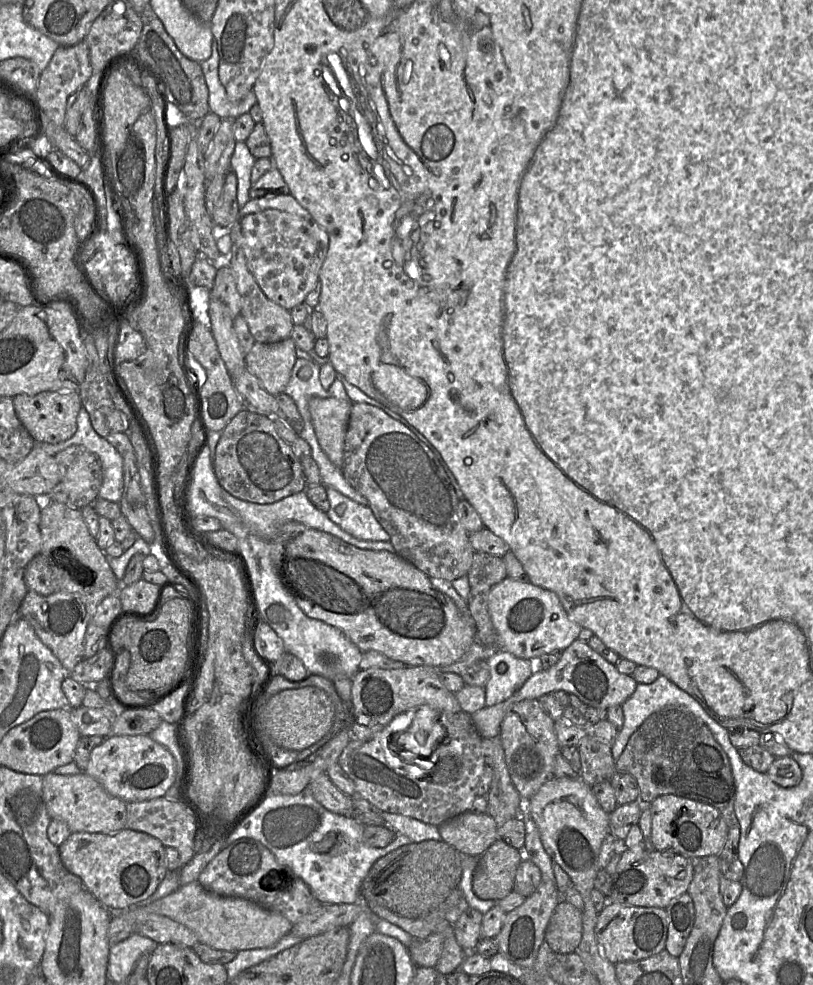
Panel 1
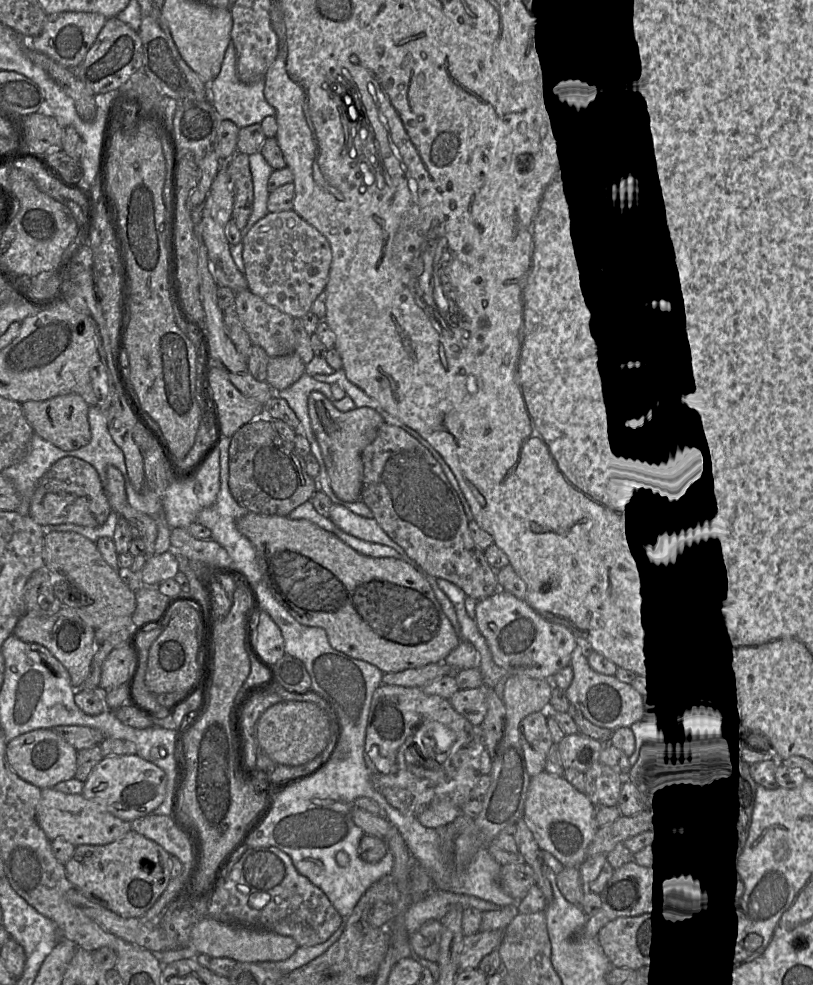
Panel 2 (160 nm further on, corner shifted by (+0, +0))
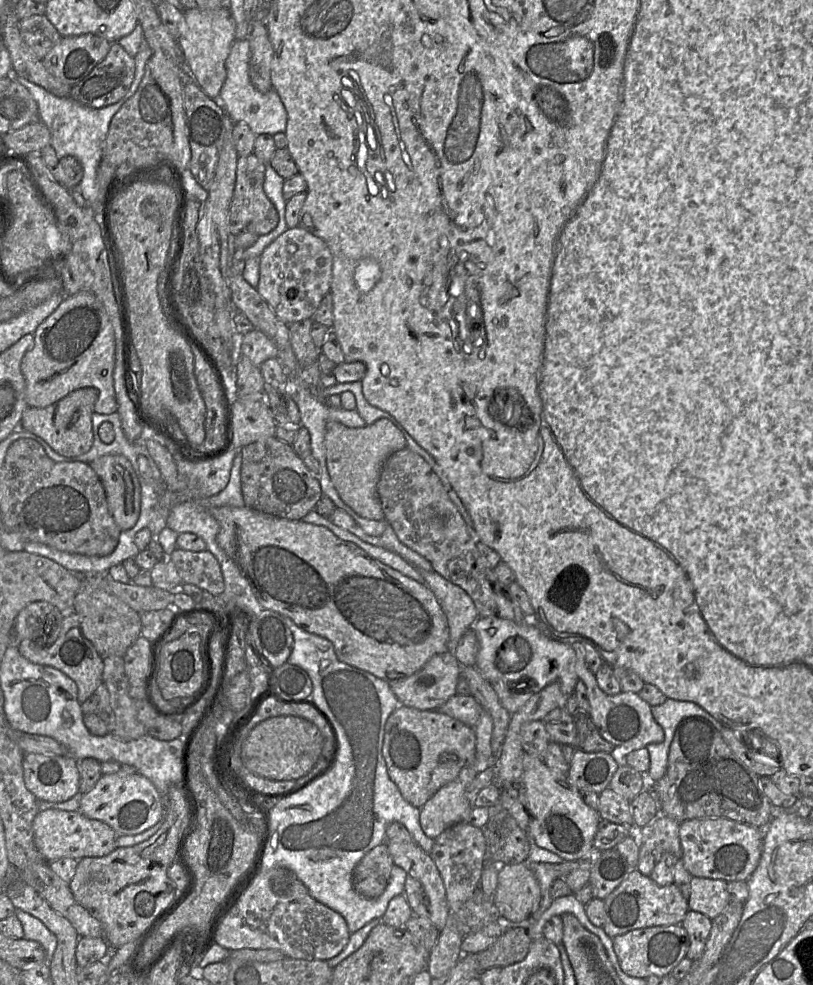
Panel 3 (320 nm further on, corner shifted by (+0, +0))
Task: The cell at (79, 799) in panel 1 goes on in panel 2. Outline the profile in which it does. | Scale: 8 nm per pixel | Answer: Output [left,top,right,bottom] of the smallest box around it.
[35,788,131,847]

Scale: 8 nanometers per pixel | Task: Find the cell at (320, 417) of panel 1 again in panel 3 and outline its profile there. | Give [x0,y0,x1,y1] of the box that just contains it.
[324,418,407,520]

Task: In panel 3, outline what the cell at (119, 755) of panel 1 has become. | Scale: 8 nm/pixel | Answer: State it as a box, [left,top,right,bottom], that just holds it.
[78,770,163,837]

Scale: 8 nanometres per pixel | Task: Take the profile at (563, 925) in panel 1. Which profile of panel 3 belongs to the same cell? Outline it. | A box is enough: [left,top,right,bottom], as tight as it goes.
[602,868,689,938]

